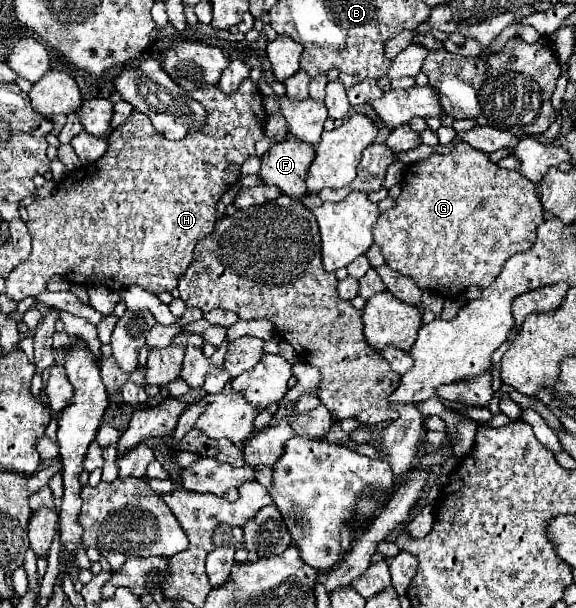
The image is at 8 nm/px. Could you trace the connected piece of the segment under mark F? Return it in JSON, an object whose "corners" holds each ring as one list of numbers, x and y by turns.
{"corners":[[297,138,275,142,261,160,261,178,265,184,277,186,291,198,305,196,305,178,313,162,315,148]]}

